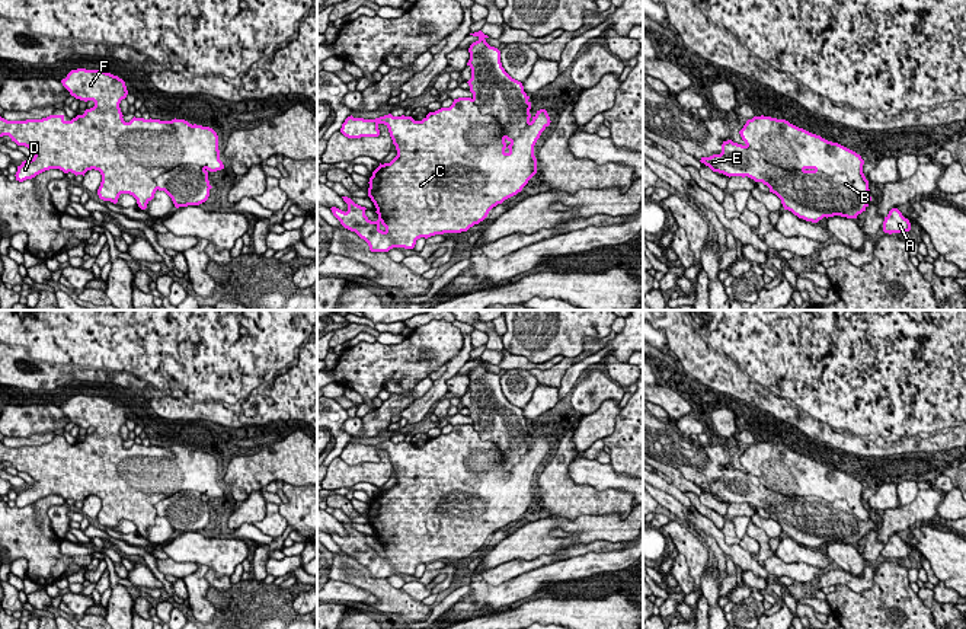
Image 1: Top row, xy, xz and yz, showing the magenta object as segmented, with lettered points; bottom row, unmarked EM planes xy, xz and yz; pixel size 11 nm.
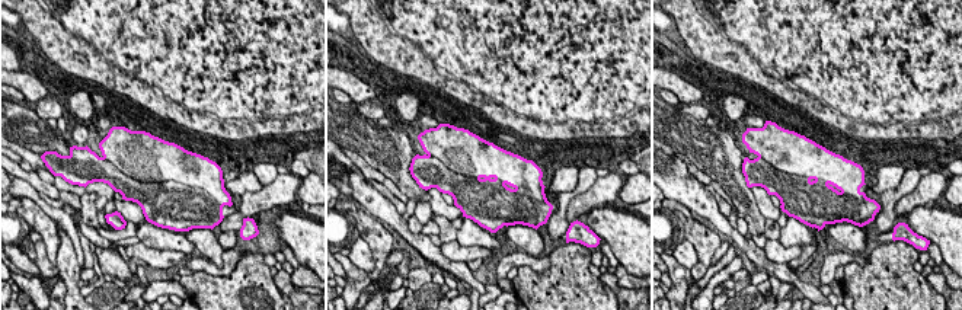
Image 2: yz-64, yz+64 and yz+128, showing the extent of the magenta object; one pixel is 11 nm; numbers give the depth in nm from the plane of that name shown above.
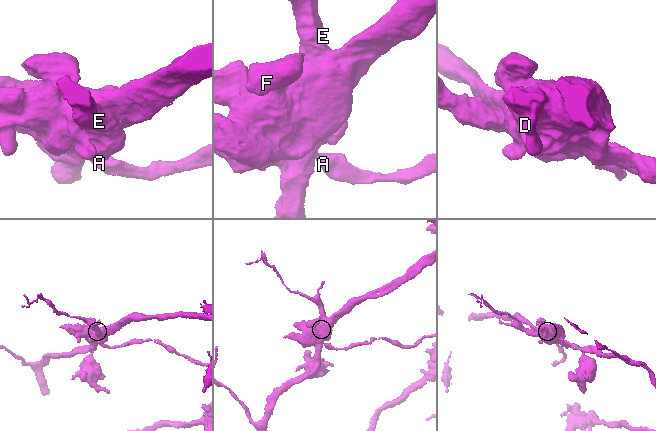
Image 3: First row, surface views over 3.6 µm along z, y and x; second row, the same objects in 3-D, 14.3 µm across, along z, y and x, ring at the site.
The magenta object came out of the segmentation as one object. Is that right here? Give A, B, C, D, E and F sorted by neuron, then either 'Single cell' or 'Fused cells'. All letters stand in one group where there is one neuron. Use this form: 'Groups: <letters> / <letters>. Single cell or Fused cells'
Groups: A B C D E F. Single cell

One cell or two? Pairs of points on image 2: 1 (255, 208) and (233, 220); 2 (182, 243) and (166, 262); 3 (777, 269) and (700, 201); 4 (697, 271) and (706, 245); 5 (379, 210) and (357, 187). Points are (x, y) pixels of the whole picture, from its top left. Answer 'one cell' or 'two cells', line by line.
1: one cell
2: two cells
3: one cell
4: one cell
5: one cell

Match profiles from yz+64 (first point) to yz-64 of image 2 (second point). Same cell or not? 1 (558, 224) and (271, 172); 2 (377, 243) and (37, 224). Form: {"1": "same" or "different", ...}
{"1": "same", "2": "same"}

